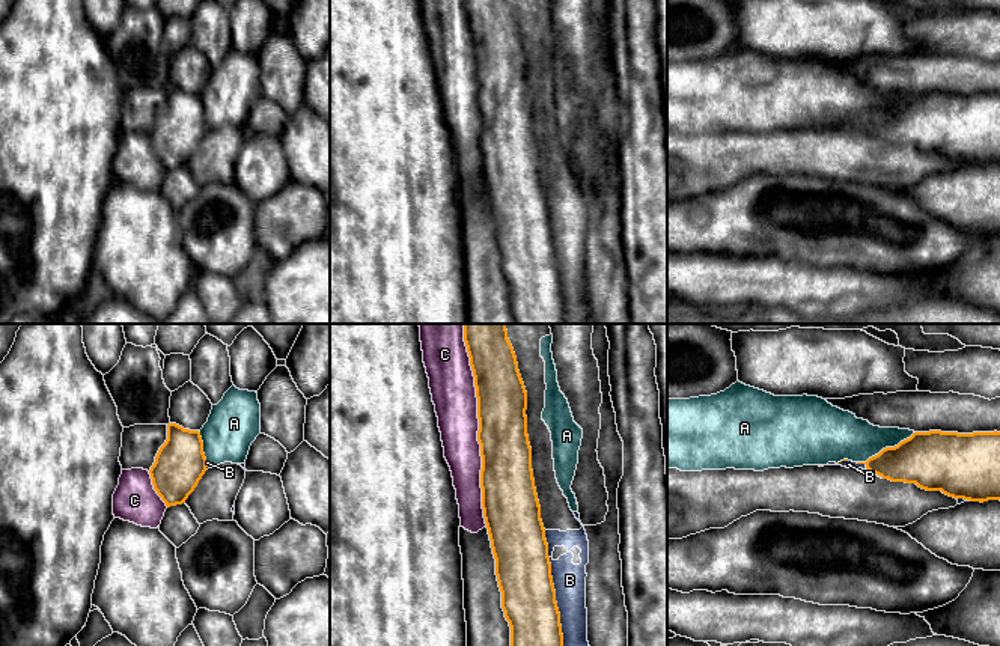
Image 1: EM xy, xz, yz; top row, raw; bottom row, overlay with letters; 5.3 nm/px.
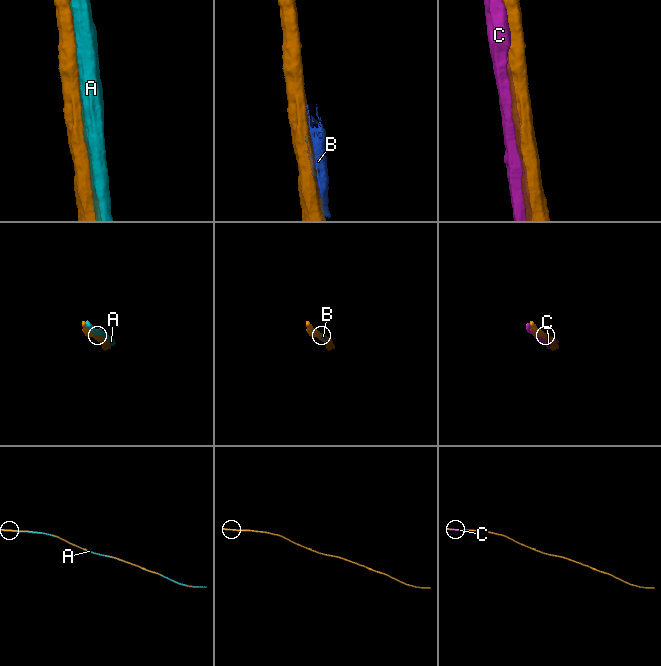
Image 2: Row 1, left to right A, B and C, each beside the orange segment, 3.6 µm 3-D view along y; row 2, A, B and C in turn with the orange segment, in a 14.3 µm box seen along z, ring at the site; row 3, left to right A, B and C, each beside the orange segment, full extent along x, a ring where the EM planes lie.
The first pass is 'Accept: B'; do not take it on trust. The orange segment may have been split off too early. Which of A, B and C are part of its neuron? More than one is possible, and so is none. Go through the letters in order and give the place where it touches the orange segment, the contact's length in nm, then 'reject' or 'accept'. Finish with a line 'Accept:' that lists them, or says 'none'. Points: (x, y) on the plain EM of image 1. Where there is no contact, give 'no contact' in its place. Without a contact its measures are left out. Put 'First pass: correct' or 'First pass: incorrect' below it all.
A: yz (886, 110) | 360 nm | reject
B: xz (554, 258) | 700 nm | accept
C: xz (478, 94) | 1000 nm | reject
Accept: B
First pass: correct

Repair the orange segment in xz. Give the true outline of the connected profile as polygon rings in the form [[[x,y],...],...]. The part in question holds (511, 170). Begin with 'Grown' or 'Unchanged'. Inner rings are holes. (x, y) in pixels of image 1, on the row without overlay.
Grown. [[[464,0],[464,5],[477,60],[482,172],[515,324],[592,322],[586,271],[587,197],[584,188],[566,194],[544,191],[527,98],[527,54],[514,11],[508,0]]]

